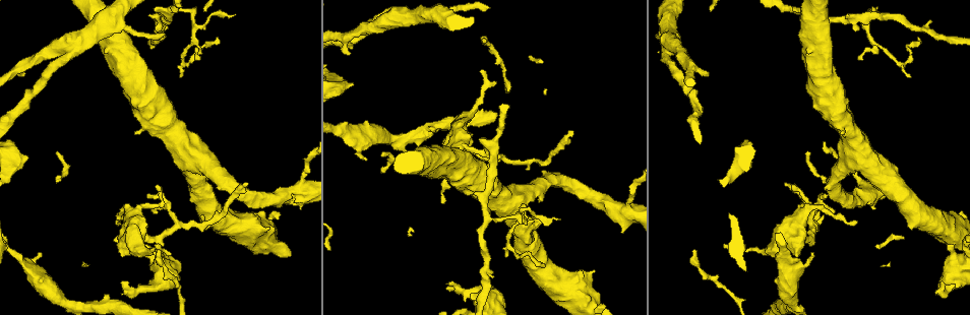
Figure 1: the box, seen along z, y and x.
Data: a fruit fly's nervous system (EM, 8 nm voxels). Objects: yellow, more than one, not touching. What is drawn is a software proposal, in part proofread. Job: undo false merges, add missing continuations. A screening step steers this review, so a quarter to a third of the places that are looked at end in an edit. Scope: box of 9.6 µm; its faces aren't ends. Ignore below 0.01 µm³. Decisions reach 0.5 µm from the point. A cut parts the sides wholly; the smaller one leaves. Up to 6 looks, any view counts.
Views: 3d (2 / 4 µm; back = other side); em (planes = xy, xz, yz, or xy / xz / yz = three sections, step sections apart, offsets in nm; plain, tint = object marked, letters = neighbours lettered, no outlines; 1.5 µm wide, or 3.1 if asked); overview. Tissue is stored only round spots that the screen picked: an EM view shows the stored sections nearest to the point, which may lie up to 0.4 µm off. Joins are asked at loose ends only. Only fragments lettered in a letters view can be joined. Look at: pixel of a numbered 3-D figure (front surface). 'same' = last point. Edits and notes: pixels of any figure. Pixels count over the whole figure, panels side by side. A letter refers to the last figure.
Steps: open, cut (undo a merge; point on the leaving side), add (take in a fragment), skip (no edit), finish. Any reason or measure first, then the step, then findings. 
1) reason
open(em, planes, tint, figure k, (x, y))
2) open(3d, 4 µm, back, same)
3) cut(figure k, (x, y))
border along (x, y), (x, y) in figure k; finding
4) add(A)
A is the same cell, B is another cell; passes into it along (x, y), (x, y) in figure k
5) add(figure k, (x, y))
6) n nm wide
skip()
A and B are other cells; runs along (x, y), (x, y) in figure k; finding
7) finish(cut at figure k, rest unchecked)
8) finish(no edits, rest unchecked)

an open end
open(3d, 2 µm, back, figure 1, (787, 185))

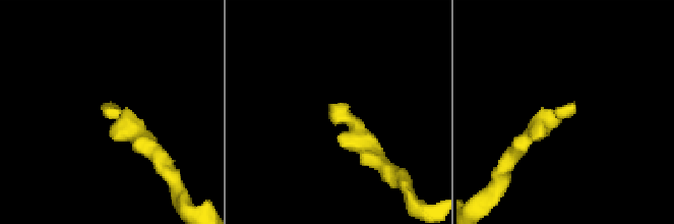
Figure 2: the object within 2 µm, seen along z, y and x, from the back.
open(em, planes, tint, figure 2, (575, 105))

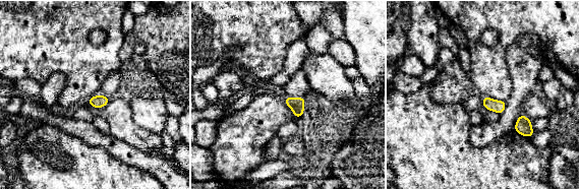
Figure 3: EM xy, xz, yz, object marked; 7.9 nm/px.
open(em, planes, letters, same)

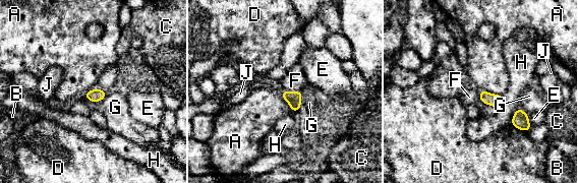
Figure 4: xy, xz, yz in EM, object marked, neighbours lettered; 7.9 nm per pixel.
add(F)
F is the same cell, A, B, C, D, E, G, H and J are other cells; the neuron continues

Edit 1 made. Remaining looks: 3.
open(overview)

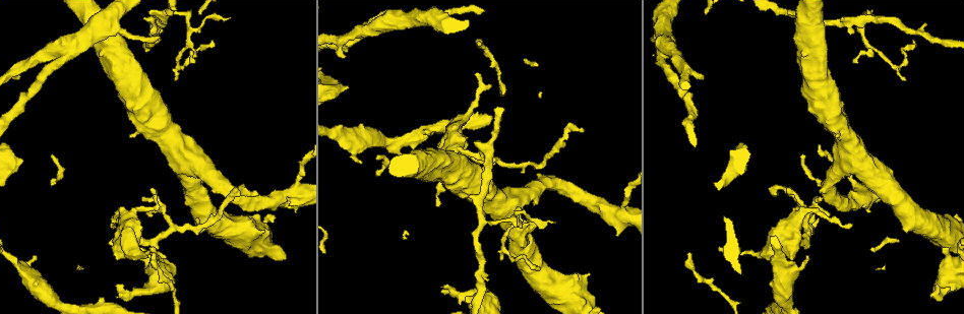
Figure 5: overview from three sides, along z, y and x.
tapers out
open(em, xy, step 4, letters, figure 5, (852, 60))

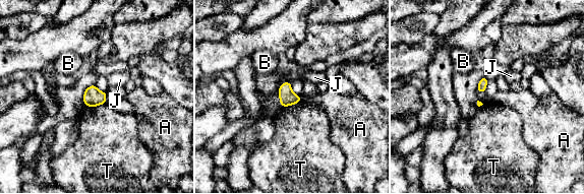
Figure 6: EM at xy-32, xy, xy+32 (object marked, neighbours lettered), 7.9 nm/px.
cut it another way
open(em, planes, letters, same)

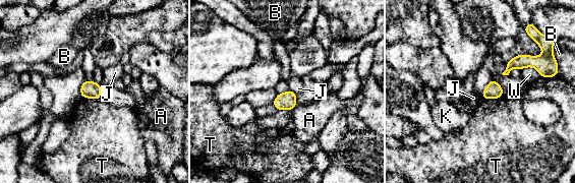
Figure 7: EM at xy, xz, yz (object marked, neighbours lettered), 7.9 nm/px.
W touches over 190 nm
skip()
A, B, J, K, T and W are other cells; border along (289, 88), (296, 94) in figure 7; none of them fits

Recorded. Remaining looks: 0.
finish(add at figure 4, rest unchecked)

